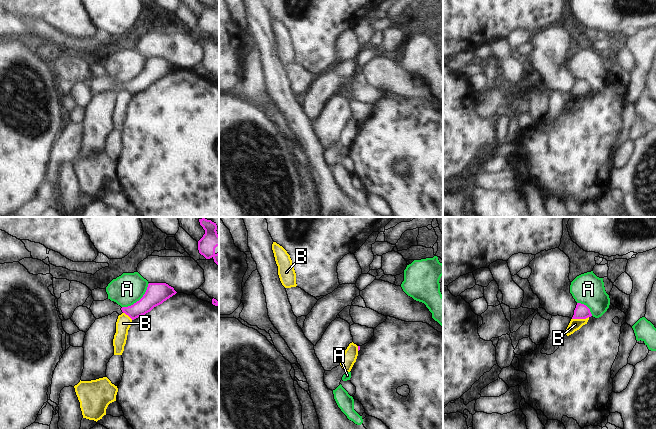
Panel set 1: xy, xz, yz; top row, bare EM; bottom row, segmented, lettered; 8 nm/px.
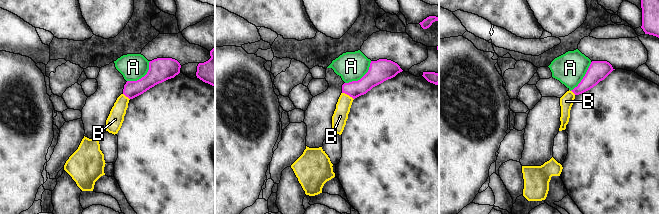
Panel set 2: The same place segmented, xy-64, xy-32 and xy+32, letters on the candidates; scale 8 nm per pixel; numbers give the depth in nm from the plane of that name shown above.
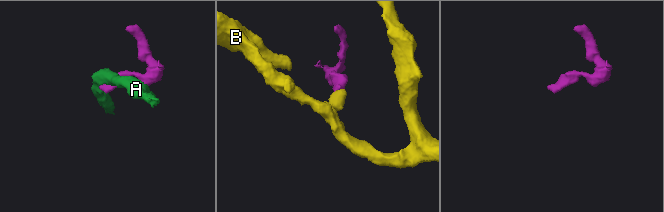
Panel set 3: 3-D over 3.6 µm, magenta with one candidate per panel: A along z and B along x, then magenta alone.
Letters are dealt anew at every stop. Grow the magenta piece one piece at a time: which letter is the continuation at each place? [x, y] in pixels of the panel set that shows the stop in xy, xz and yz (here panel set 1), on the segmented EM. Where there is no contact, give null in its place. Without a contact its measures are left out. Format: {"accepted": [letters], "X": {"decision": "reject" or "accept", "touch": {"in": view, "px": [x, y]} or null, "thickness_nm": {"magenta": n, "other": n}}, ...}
{"accepted": [], "A": {"decision": "reject", "touch": {"in": "xy", "px": [139, 300]}, "thickness_nm": {"magenta": 170, "other": 240}}, "B": {"decision": "reject", "touch": {"in": "yz", "px": [580, 318]}, "thickness_nm": {"magenta": 120, "other": 100}}}

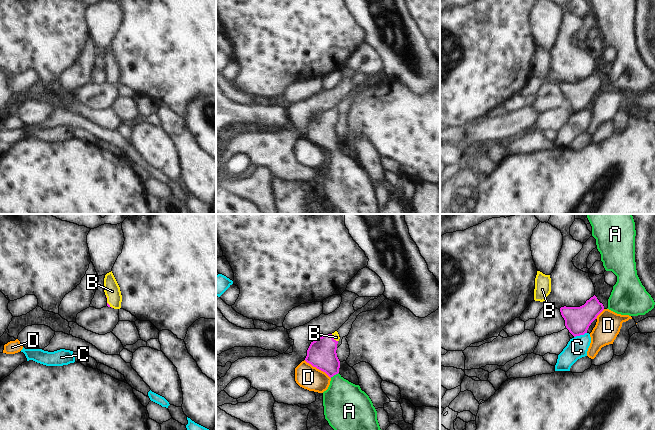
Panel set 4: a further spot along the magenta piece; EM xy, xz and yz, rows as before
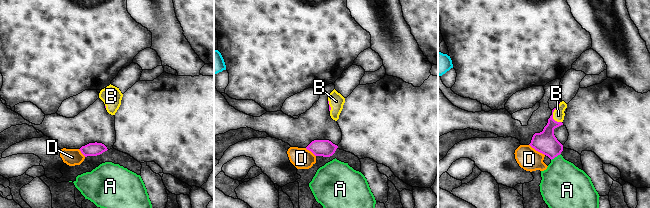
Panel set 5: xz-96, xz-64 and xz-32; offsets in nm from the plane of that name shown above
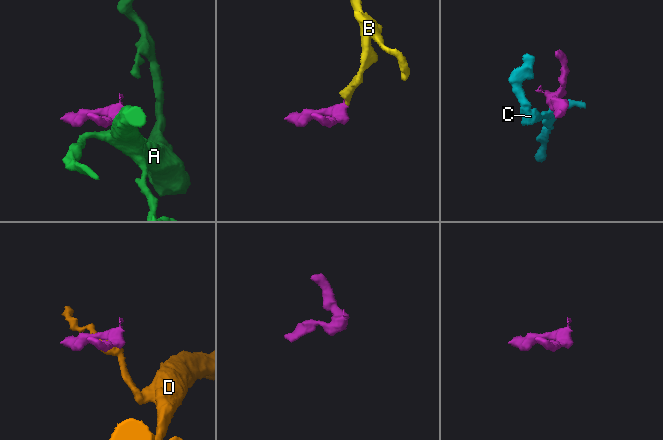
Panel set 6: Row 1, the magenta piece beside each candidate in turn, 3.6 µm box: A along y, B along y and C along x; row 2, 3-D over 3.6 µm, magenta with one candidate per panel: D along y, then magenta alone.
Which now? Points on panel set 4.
{"accepted": ["A", "B"], "A": {"decision": "accept", "touch": {"in": "xz", "px": [334, 374]}, "thickness_nm": {"magenta": 220, "other": 340}}, "B": {"decision": "accept", "touch": {"in": "xz", "px": [333, 338]}, "thickness_nm": {"magenta": 220, "other": 50}}, "C": {"decision": "reject", "touch": {"in": "yz", "px": [580, 334]}, "thickness_nm": {"magenta": 200, "other": 170}}, "D": {"decision": "reject", "touch": {"in": "xz", "px": [317, 368]}, "thickness_nm": {"magenta": 220, "other": 190}}}

